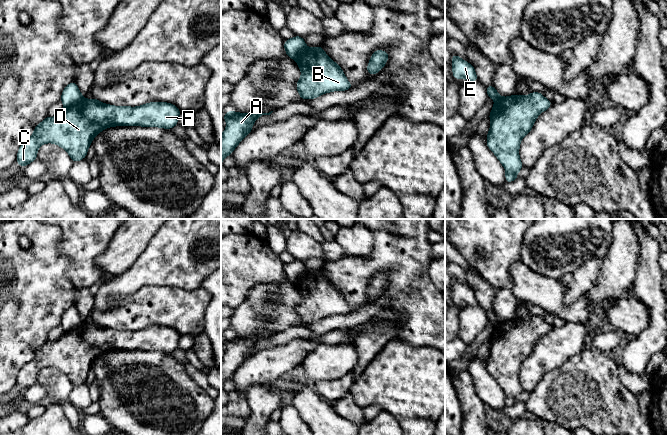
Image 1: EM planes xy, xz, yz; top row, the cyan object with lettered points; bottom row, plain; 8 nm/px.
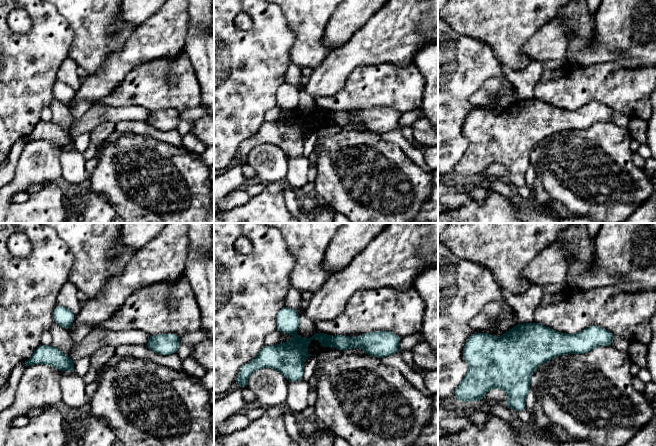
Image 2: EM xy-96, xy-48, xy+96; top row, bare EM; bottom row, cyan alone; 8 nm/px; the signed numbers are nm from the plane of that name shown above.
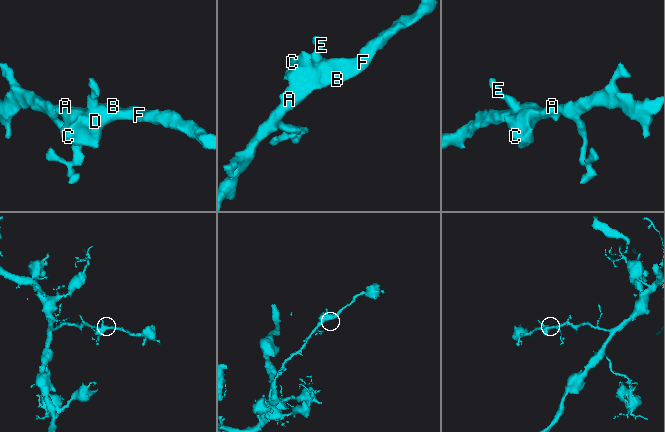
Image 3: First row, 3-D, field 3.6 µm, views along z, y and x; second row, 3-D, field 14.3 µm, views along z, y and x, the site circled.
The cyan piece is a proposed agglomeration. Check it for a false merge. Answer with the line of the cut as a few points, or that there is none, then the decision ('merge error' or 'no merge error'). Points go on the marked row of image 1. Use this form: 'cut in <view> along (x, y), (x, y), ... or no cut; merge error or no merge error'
cut in xy along (82, 98), (65, 108); merge error

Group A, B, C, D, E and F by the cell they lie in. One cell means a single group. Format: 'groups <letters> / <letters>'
groups A B C D F / E

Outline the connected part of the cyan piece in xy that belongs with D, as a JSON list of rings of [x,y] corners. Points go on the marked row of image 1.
[[[95,98],[81,99],[56,117],[47,116],[18,149],[16,162],[25,167],[37,159],[39,147],[54,143],[62,147],[73,162],[87,156],[94,137],[114,126],[142,126],[172,129],[178,124],[181,110],[172,103],[149,102],[129,107],[113,106]]]

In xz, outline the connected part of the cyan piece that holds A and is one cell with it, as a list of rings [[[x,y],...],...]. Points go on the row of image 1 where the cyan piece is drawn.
[[[229,110],[223,115],[227,126],[221,134],[221,165],[225,156],[230,156],[238,144],[252,130],[253,123],[262,115],[270,115],[269,113],[238,113]]]

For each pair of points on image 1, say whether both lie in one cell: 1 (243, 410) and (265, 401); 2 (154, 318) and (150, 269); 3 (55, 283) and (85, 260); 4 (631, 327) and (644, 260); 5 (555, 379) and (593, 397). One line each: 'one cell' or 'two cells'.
1: two cells
2: two cells
3: two cells
4: two cells
5: one cell

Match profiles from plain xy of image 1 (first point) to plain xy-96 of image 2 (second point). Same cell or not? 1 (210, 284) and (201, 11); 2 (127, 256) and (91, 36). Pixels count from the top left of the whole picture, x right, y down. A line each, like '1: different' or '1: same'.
1: same
2: different

